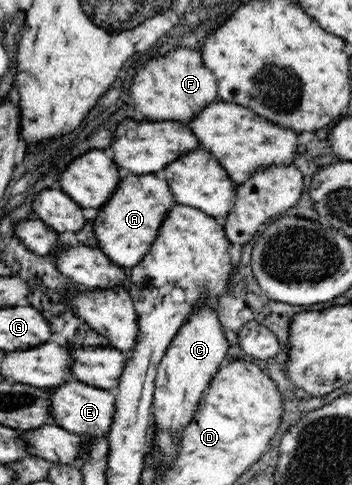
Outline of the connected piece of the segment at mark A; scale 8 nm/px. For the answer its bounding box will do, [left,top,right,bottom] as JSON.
[93,173,176,271]

